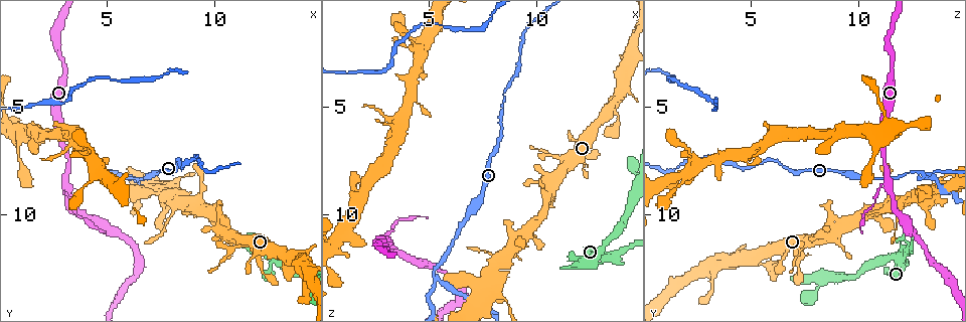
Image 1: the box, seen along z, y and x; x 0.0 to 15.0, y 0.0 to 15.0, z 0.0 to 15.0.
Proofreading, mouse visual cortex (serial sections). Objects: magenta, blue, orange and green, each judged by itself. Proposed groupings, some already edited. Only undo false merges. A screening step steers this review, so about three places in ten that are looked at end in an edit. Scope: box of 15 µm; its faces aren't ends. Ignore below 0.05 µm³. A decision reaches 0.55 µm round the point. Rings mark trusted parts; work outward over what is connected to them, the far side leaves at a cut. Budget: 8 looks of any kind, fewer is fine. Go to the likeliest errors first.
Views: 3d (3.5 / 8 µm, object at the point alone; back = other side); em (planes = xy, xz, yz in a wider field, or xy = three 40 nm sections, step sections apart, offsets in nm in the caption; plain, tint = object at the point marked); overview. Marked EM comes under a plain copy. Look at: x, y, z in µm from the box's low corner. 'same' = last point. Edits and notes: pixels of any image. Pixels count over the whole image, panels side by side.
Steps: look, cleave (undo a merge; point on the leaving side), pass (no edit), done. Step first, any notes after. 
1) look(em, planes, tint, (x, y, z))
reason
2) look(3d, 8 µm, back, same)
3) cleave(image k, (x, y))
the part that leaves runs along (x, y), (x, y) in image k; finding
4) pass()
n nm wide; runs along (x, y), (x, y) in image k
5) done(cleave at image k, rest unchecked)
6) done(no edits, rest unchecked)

look(3d, 3.5 µm, back, (3.1, 8.7, 11.3))
a fork

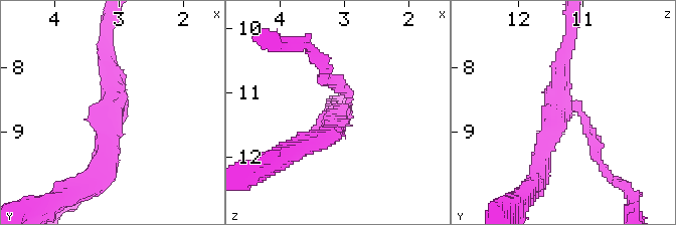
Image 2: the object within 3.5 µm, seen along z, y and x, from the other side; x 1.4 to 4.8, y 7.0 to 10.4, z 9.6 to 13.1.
look(em, planes, tint, (3.05, 8.55, 11.30))

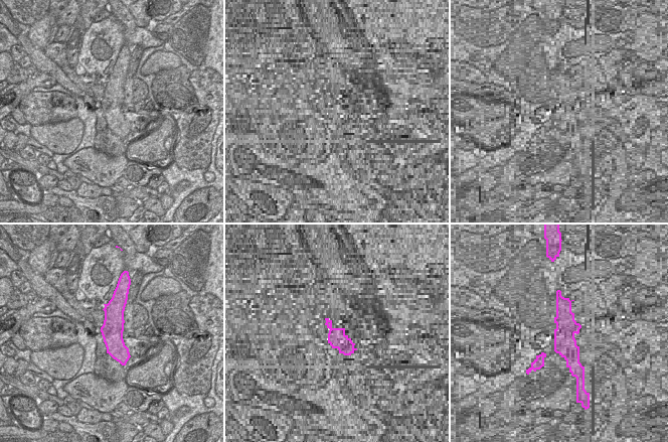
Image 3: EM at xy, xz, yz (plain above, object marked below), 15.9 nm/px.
cleave(image 2, (598, 145))
360 nm wide; the part that leaves runs along (583, 119), (597, 159), (628, 190) in image 2; a second cell is stuck on

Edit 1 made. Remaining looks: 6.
look(3d, 3.5 µm, (5.4, 8.1, 13.1))
sharp bend

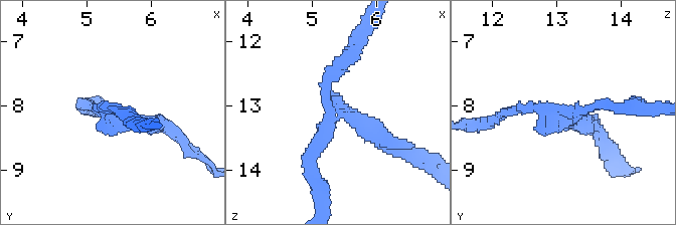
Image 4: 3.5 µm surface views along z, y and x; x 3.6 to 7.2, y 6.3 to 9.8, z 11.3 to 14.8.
look(em, xy, step 3, tint, (5.30, 8.10, 13.10))
3 arms; arms of 150, 200, 200 nm; now the EM

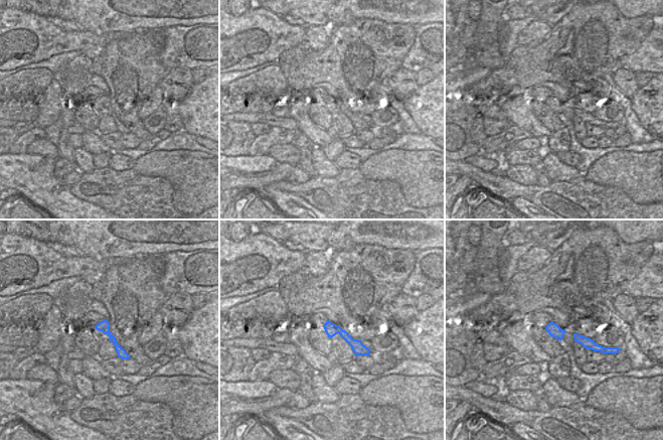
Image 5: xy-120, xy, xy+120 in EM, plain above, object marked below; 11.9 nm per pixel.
cleave(image 4, (371, 124))
two cells meet here

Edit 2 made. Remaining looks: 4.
look(overview)

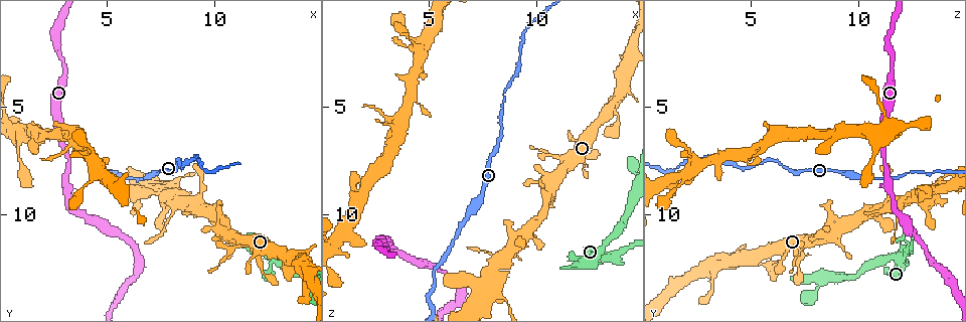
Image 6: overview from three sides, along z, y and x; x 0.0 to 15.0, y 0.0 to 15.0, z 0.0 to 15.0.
look(3d, 3.5 µm, (12.6, 11.8, 12.0))

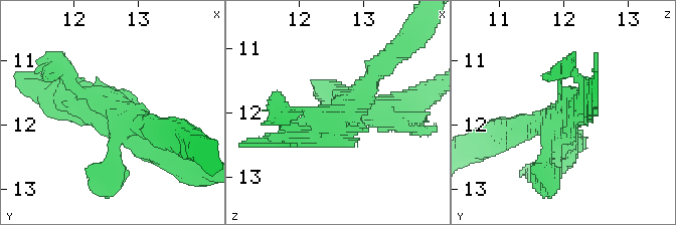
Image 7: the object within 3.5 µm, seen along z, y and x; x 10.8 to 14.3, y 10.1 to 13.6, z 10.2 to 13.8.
look(em, xy, step 5, tint, (12.70, 11.80, 12.00))
4 arms; arms of 250, 300, 350, 400 nm; need the tissue

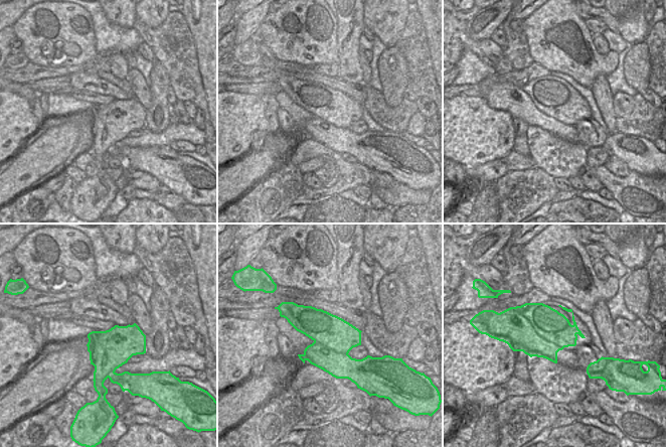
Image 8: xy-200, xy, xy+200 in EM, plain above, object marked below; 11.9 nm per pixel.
cleave(image 7, (41, 84))
500 nm wide; a second cell is stuck on

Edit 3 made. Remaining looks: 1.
done(cleave at image 2, cleave at image 4, cleave at image 7, rest unchecked)

